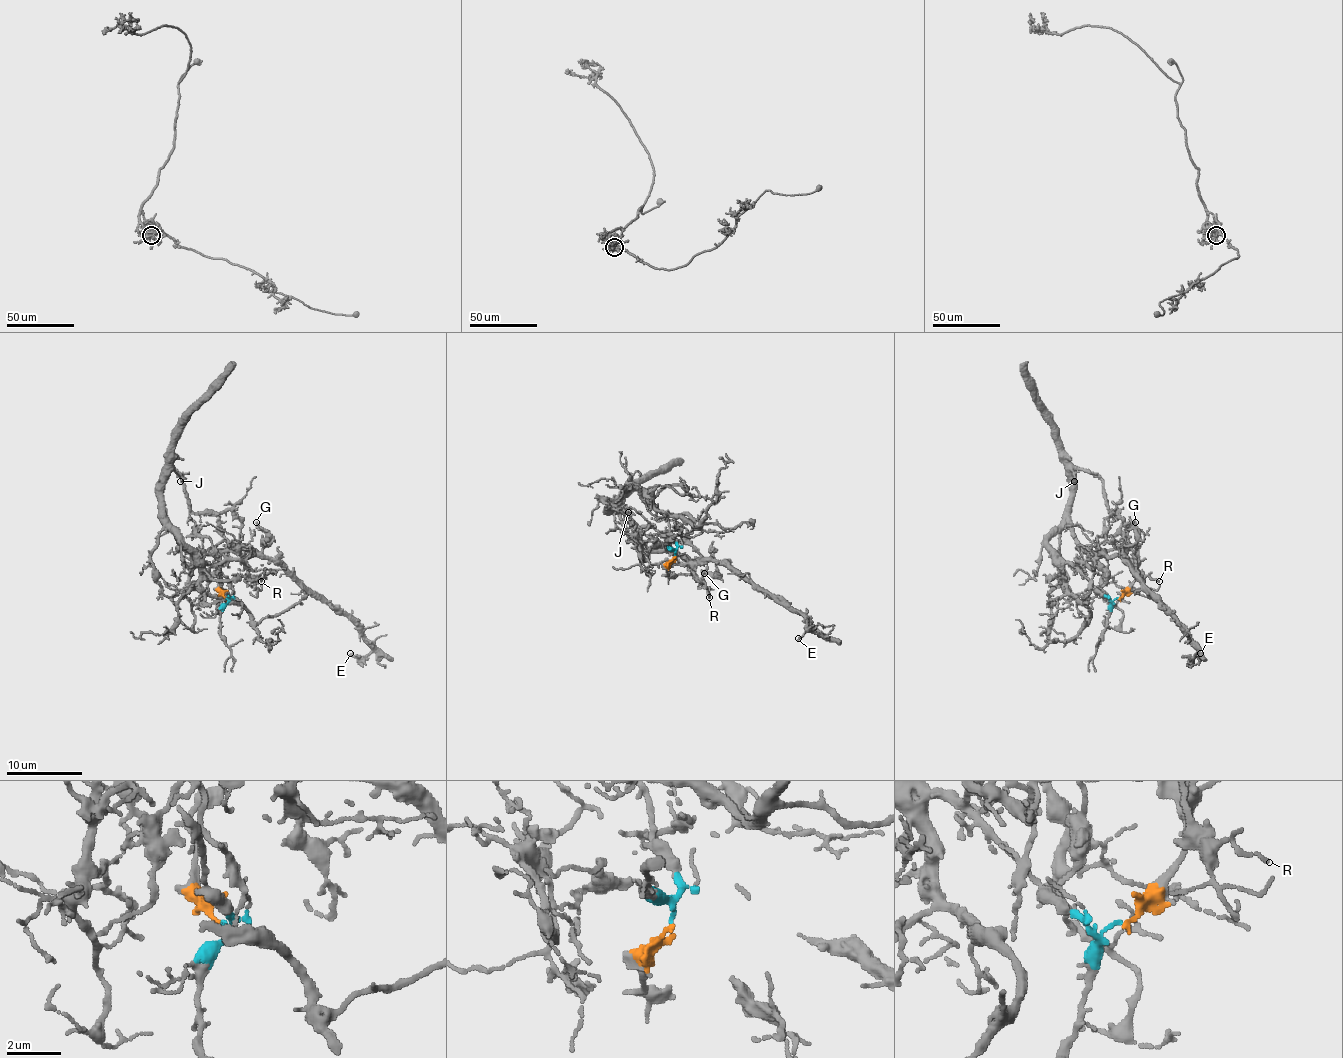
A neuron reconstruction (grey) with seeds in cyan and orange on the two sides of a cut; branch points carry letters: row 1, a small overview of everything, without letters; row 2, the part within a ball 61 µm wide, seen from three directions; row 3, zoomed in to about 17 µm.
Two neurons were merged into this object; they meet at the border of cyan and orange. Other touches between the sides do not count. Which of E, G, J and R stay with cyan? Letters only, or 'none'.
J

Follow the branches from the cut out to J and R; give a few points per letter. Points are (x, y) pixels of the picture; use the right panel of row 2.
J: (1118, 597), (1110, 601), (1104, 597), (1048, 542), (1067, 514), (1070, 468), (1074, 482)
R: (1118, 599), (1131, 584), (1137, 567), (1135, 546), (1137, 569), (1159, 582)

